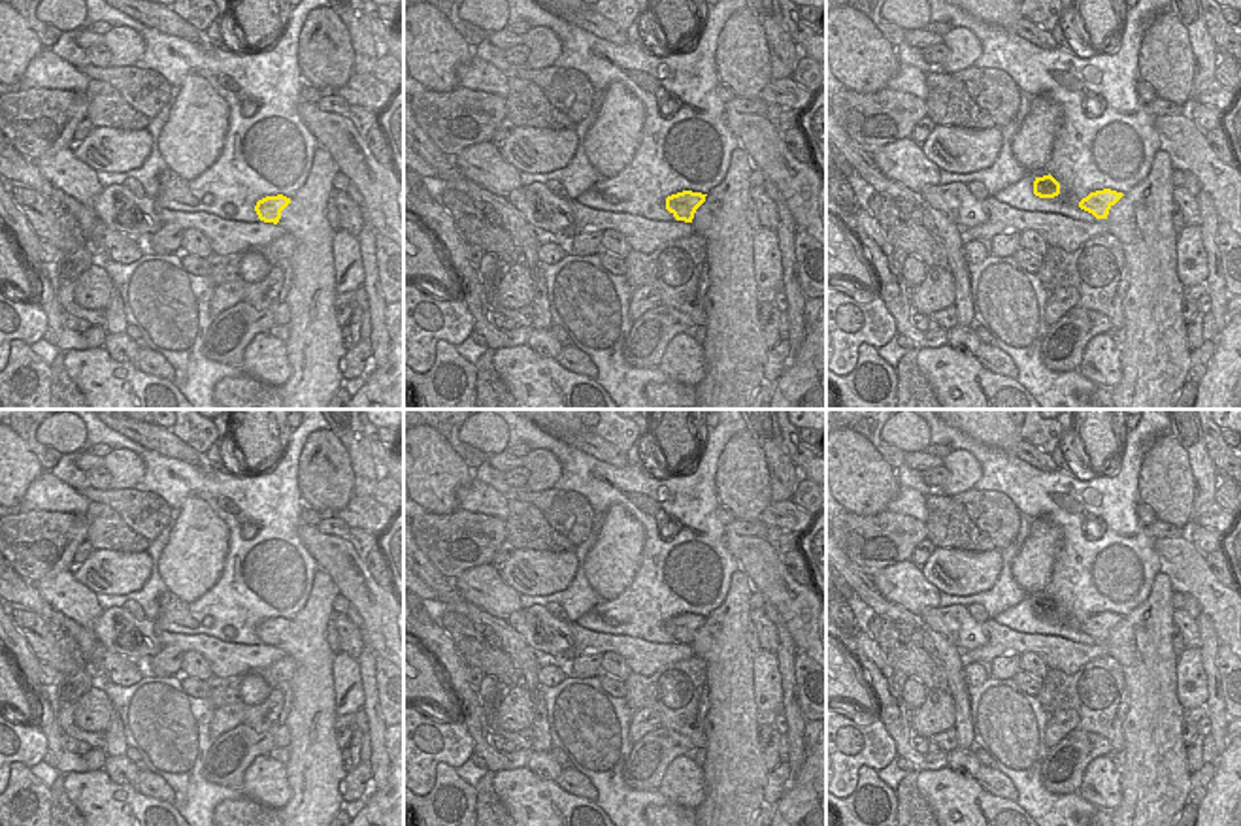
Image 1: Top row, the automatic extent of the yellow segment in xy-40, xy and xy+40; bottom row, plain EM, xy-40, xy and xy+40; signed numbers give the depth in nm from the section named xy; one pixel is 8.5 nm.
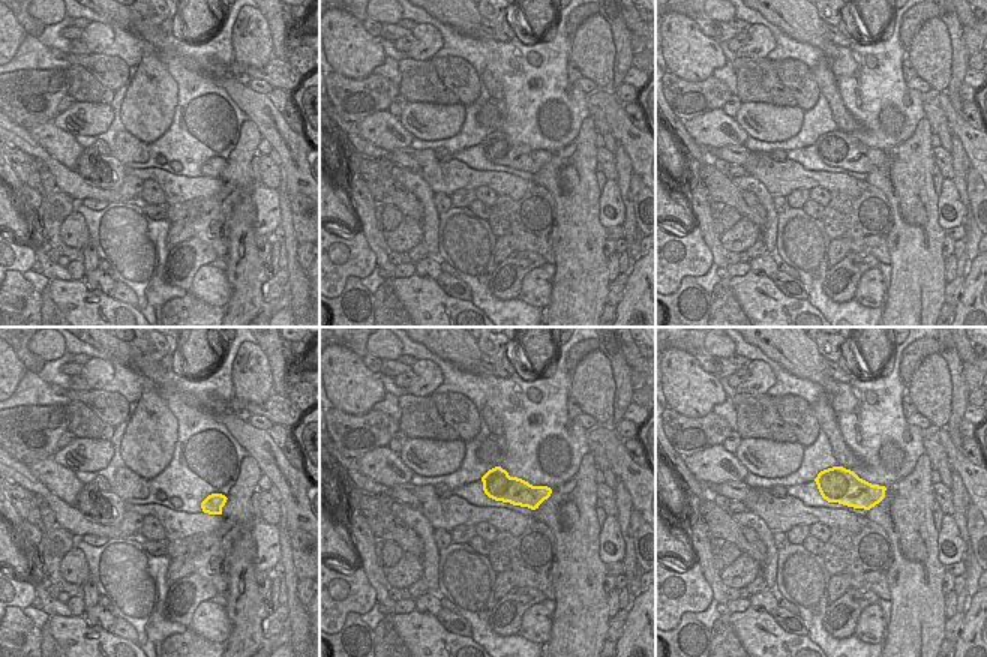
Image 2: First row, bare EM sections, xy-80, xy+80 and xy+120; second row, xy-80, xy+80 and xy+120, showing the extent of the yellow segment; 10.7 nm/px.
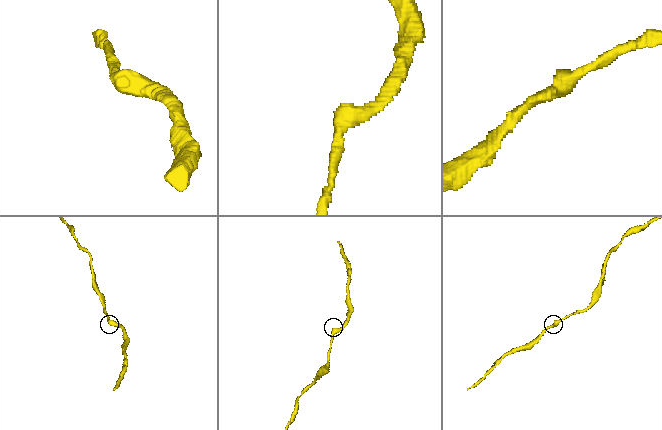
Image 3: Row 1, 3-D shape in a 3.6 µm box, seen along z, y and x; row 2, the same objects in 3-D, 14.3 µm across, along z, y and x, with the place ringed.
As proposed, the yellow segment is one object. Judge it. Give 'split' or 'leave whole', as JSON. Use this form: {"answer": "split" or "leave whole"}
{"answer": "leave whole"}

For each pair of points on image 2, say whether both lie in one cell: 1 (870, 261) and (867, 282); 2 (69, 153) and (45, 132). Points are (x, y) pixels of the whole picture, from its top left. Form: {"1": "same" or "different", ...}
{"1": "different", "2": "same"}

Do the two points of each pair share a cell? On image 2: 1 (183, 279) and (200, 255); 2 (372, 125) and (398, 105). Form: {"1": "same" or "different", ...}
{"1": "same", "2": "different"}

